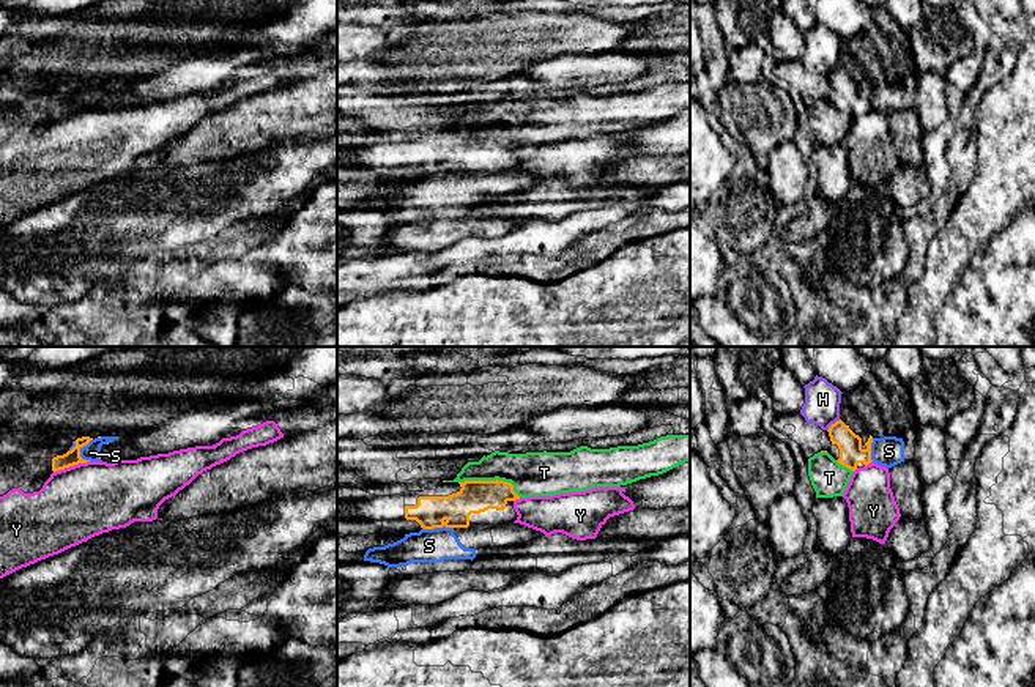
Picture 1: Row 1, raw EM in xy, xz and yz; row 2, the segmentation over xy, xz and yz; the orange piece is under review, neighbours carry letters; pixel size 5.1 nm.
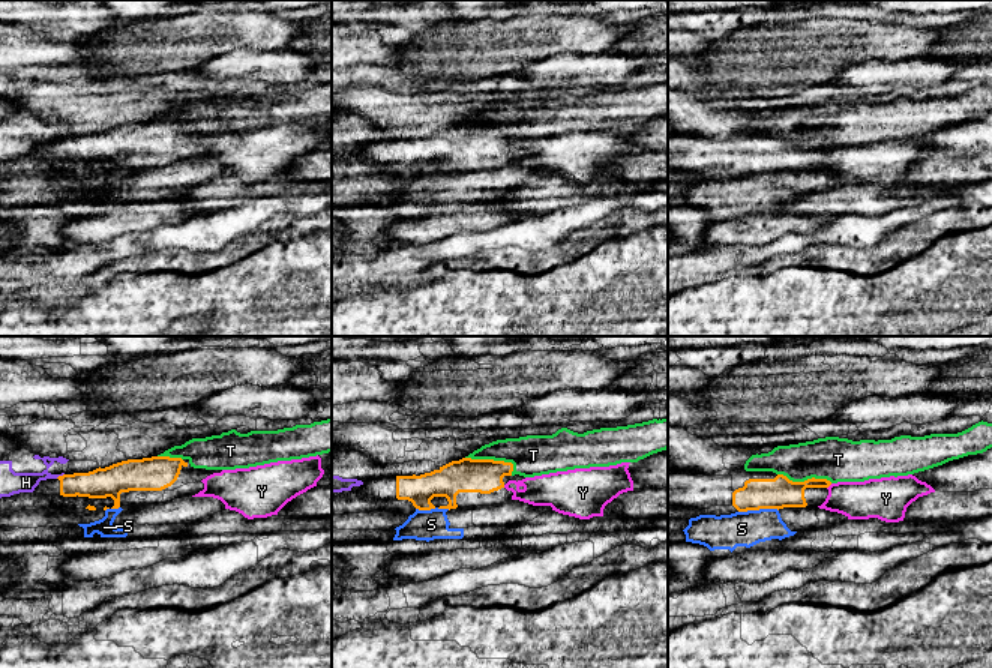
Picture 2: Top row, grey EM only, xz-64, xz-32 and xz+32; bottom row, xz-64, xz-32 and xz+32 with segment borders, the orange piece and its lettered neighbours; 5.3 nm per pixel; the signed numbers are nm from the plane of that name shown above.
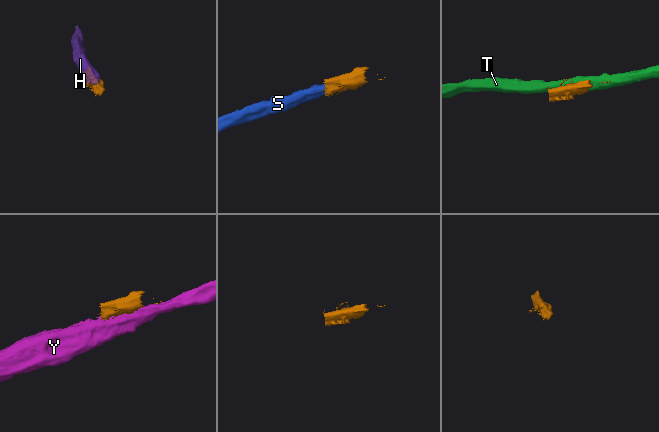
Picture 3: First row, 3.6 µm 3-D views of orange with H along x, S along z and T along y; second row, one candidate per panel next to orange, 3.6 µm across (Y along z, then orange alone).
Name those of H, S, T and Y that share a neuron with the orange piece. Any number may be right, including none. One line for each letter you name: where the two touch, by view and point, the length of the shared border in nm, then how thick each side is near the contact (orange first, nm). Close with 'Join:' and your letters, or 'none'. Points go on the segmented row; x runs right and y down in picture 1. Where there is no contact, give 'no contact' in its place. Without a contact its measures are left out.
Join: none

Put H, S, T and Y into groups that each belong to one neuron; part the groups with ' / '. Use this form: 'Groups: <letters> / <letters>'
Groups: H / S / T / Y

